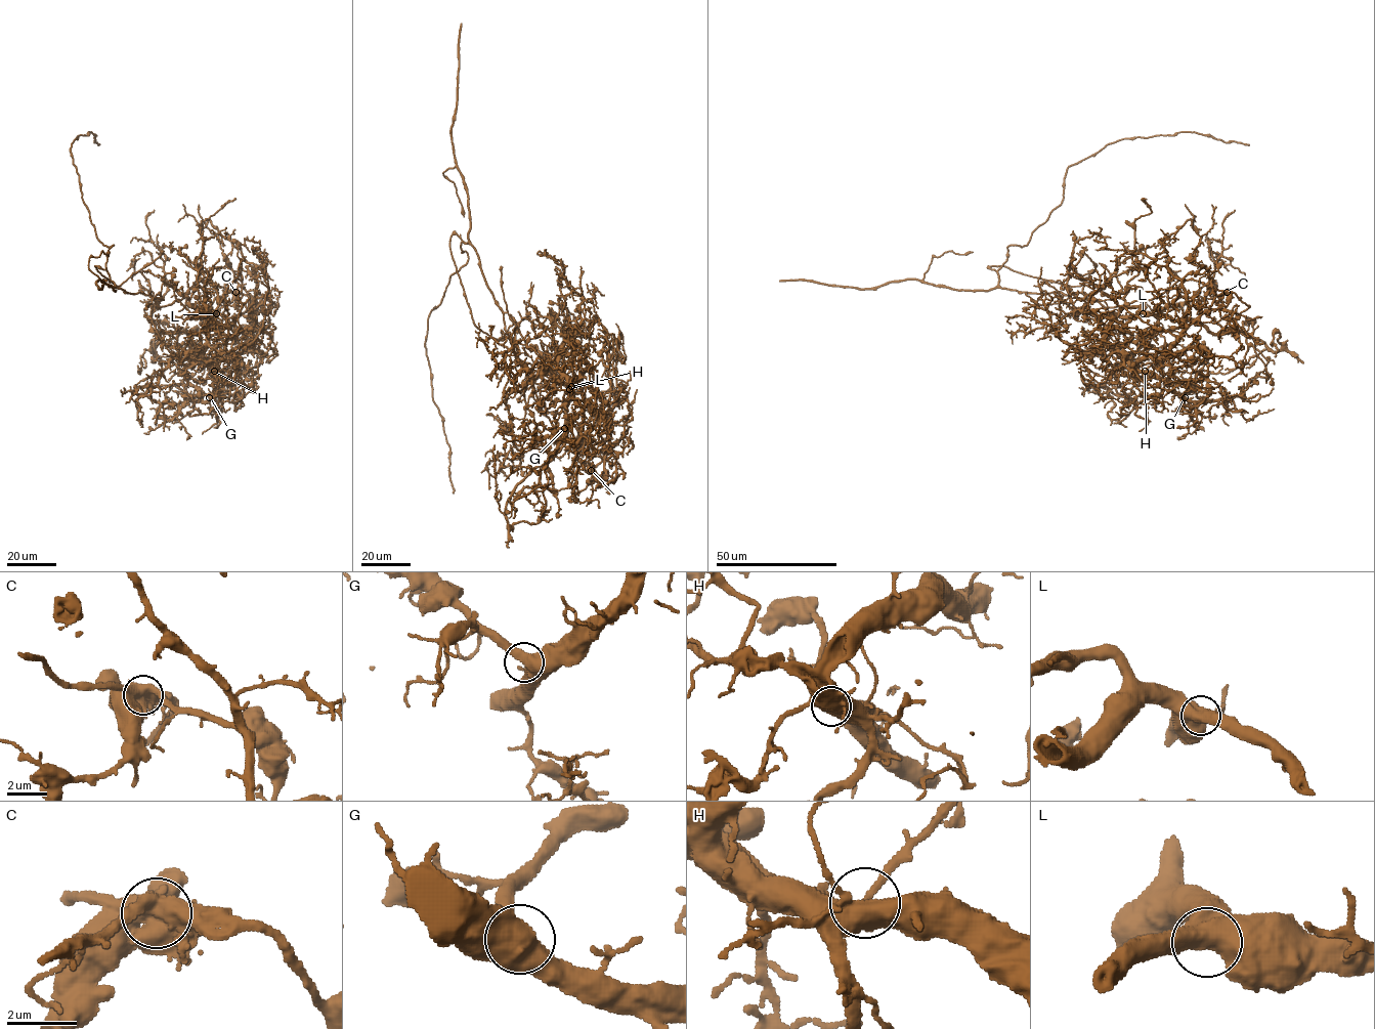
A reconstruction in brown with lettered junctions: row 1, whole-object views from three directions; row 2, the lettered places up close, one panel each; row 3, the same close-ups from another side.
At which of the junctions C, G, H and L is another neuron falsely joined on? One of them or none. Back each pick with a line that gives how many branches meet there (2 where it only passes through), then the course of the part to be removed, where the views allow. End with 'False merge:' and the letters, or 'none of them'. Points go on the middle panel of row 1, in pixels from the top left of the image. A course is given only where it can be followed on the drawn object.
C: Branches: 2. Course of the part to remove: (590, 471), (542, 411), (476, 250), (462, 242), (468, 260), (430, 313), (425, 346), (453, 494)
False merge: C

